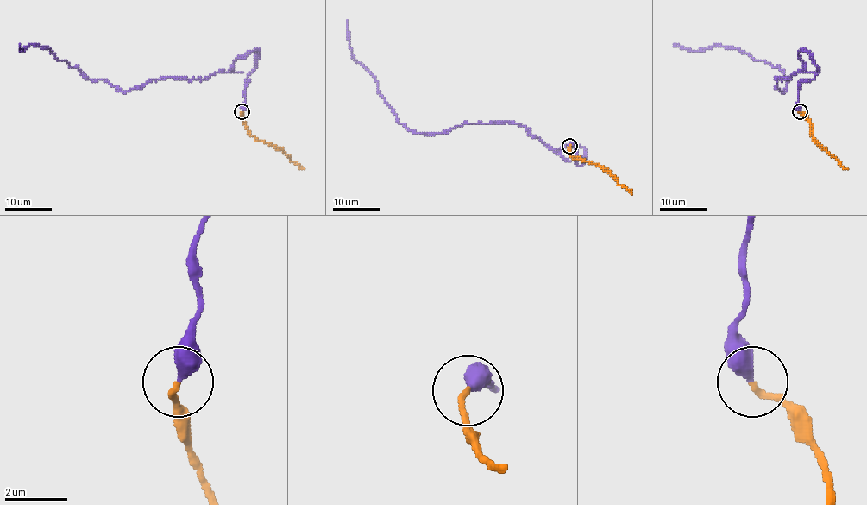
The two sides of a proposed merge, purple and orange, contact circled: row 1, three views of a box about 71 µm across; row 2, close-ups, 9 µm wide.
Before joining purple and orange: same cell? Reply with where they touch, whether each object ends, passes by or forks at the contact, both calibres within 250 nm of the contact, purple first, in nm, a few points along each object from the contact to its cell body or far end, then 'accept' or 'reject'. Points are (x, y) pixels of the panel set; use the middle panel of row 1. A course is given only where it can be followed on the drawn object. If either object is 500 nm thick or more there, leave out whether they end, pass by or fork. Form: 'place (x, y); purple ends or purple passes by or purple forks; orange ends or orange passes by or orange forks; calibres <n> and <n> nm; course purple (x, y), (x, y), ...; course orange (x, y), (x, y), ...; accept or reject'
place (569, 146); purple ends; orange ends; calibres 420 and 190 nm; course purple (569, 147), (581, 166), (584, 148), (556, 151), (511, 122), (410, 131), (351, 53), (347, 20); course orange (569, 147), (568, 151), (572, 156), (606, 169), (620, 186), (631, 193); accept

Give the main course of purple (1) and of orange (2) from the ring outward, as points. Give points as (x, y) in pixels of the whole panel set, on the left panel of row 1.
1: (242, 111), (256, 49), (204, 78), (149, 80), (122, 93), (48, 48), (21, 52), (19, 43)
2: (242, 111), (247, 130), (253, 136), (279, 147), (292, 162), (304, 169)

